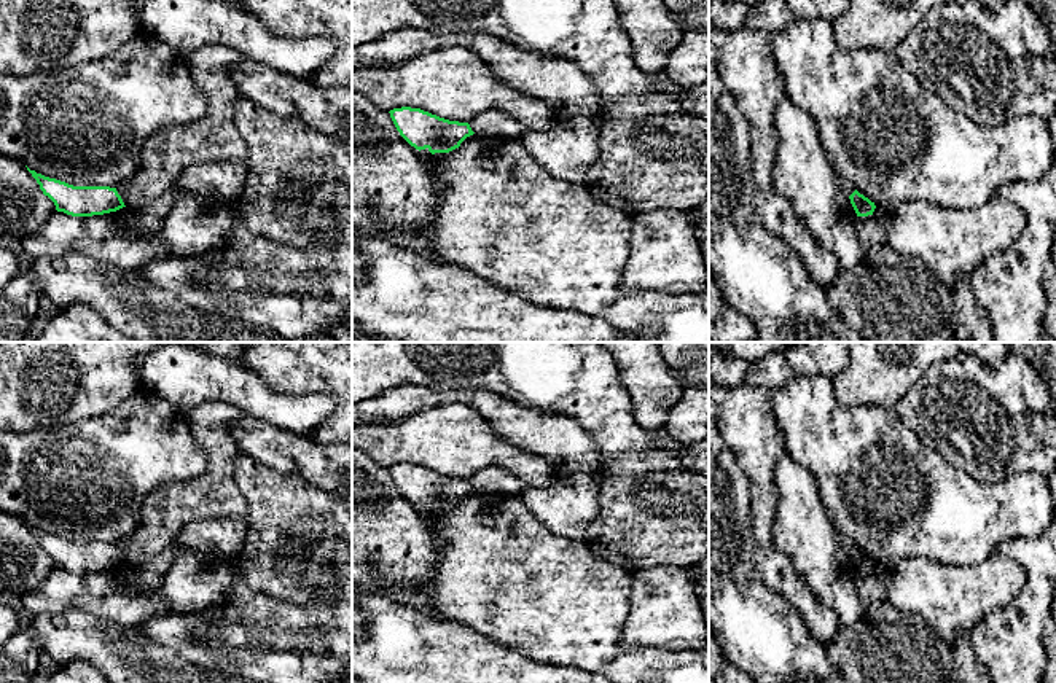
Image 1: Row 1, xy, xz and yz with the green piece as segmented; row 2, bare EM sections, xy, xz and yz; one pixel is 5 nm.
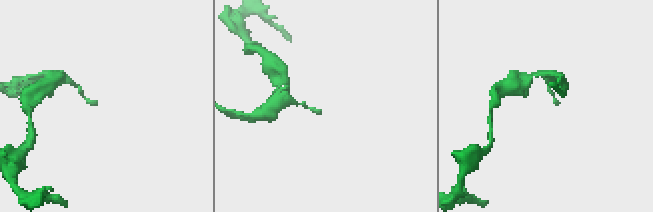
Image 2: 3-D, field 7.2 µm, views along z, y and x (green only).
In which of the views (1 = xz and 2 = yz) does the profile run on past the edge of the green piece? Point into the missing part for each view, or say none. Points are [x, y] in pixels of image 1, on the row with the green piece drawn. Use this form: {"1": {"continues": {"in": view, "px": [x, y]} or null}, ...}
{"1": {"continues": null}, "2": {"continues": null}}

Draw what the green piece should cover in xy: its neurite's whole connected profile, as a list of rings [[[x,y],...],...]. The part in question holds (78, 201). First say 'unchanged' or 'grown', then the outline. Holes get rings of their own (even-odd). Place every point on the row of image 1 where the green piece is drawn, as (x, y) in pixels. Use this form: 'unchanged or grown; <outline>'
unchanged; [[[27,170],[40,185],[40,189],[48,196],[57,212],[72,217],[92,217],[116,212],[124,205],[116,188],[110,186],[73,186],[65,181],[45,177],[35,170]]]

